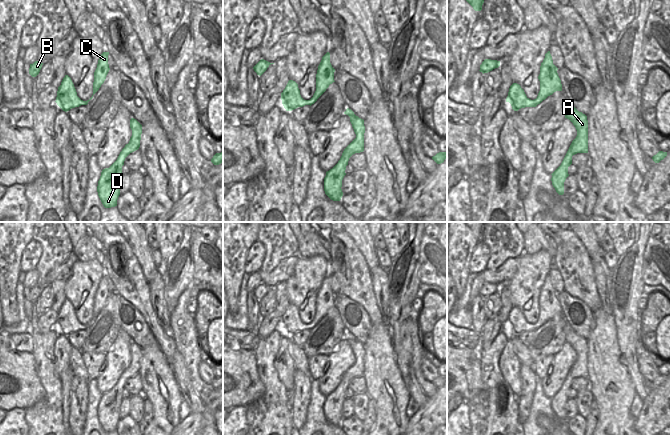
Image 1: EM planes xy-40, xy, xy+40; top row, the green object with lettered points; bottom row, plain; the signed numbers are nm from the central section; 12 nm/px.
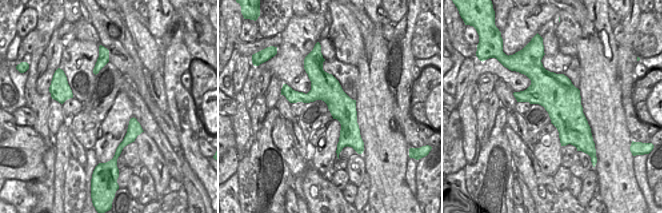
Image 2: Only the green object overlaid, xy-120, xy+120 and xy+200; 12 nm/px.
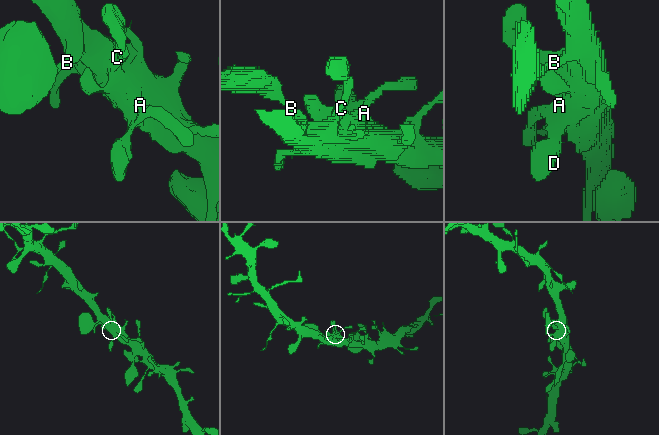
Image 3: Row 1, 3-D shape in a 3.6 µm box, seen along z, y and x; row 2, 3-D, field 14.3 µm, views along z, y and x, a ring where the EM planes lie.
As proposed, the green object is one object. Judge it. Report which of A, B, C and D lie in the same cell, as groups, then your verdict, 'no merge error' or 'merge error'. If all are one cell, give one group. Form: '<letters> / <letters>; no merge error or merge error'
A B C D; no merge error

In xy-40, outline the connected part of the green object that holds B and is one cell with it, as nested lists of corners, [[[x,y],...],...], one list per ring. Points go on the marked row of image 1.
[[[35,61],[33,64],[30,64],[29,74],[32,77],[36,77],[39,74],[39,72],[42,68],[42,65],[43,65],[43,63],[39,62],[39,61]]]

